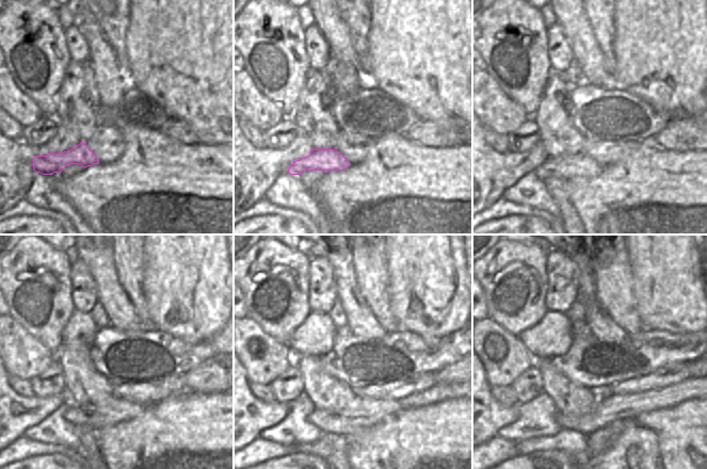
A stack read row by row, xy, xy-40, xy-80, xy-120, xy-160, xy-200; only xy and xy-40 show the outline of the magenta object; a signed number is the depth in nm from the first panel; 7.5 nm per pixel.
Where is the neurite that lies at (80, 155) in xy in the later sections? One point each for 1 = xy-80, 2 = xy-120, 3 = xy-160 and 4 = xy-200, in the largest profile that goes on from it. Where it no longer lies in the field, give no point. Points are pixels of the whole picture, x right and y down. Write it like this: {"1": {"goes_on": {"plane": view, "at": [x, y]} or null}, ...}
{"1": {"goes_on": {"plane": "xy-80", "at": [580, 164]}}, "2": {"goes_on": {"plane": "xy-120", "at": [111, 411]}}, "3": {"goes_on": {"plane": "xy-160", "at": [362, 413]}}, "4": {"goes_on": {"plane": "xy-200", "at": [606, 410]}}}

